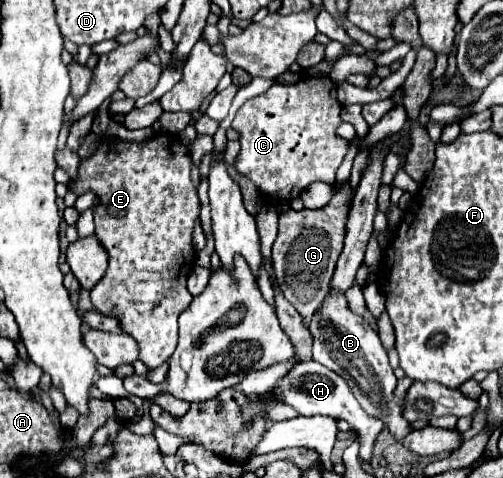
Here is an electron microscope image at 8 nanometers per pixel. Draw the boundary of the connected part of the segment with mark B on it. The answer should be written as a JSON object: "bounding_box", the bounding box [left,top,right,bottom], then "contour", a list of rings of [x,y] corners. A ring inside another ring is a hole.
{"bounding_box":[309,290,411,440],"contour":[[[331,290],[323,306],[317,310],[317,316],[319,316],[319,328],[315,328],[315,322],[309,322],[309,332],[313,336],[313,360],[341,374],[341,378],[349,382],[349,388],[353,390],[363,410],[383,420],[389,432],[393,432],[397,440],[403,440],[411,428],[409,428],[409,422],[401,416],[403,406],[397,404],[393,398],[397,378],[389,366],[387,350],[381,346],[377,332],[361,316],[349,310],[349,304],[343,292]]]}

